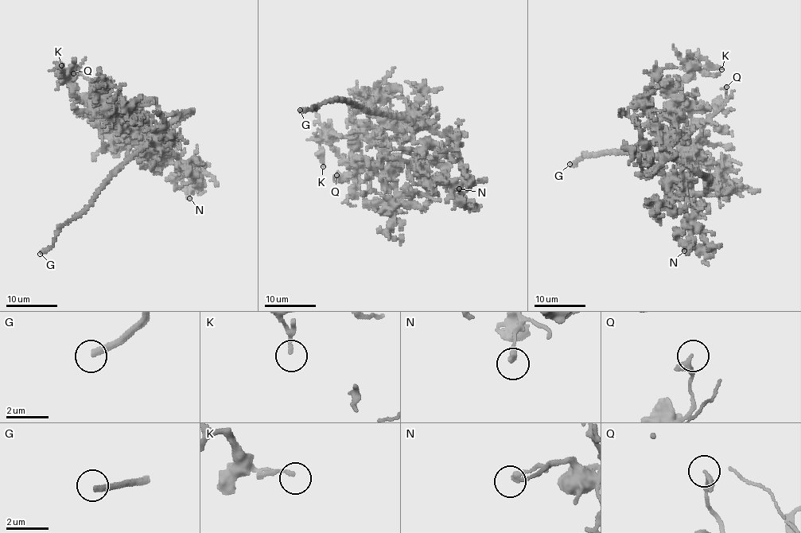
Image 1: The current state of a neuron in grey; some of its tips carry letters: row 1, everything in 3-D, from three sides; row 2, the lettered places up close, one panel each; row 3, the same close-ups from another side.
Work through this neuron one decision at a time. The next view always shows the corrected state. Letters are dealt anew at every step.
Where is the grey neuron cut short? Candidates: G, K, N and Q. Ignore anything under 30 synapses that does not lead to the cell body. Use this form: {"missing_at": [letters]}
{"missing_at": ["G"]}

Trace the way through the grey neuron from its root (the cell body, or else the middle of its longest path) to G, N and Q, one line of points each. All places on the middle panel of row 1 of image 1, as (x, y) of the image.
G: (452, 158), (453, 145), (444, 136), (400, 118), (378, 114), (340, 100), (329, 100), (317, 108), (300, 110)
N: (452, 158), (449, 168), (434, 180), (415, 176), (412, 180), (447, 181), (461, 204), (459, 188)
Q: (452, 158), (438, 166), (393, 157), (395, 167), (379, 173), (351, 155), (347, 177), (336, 175)

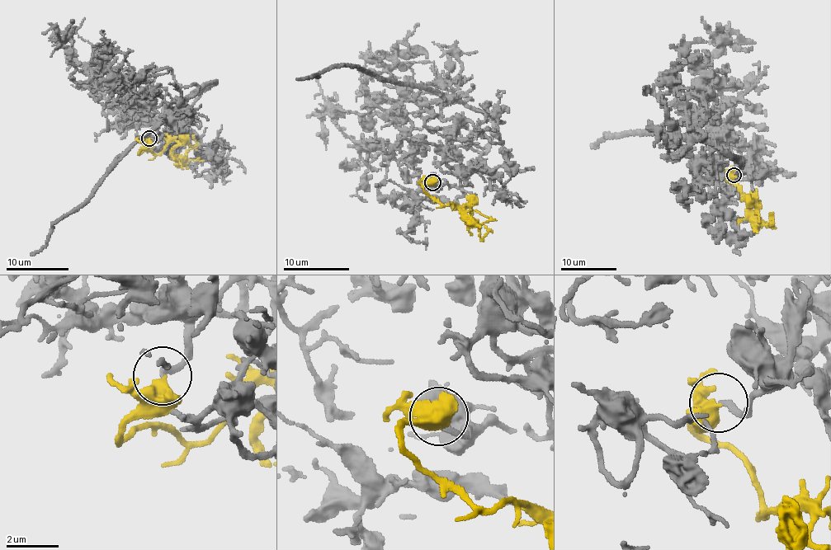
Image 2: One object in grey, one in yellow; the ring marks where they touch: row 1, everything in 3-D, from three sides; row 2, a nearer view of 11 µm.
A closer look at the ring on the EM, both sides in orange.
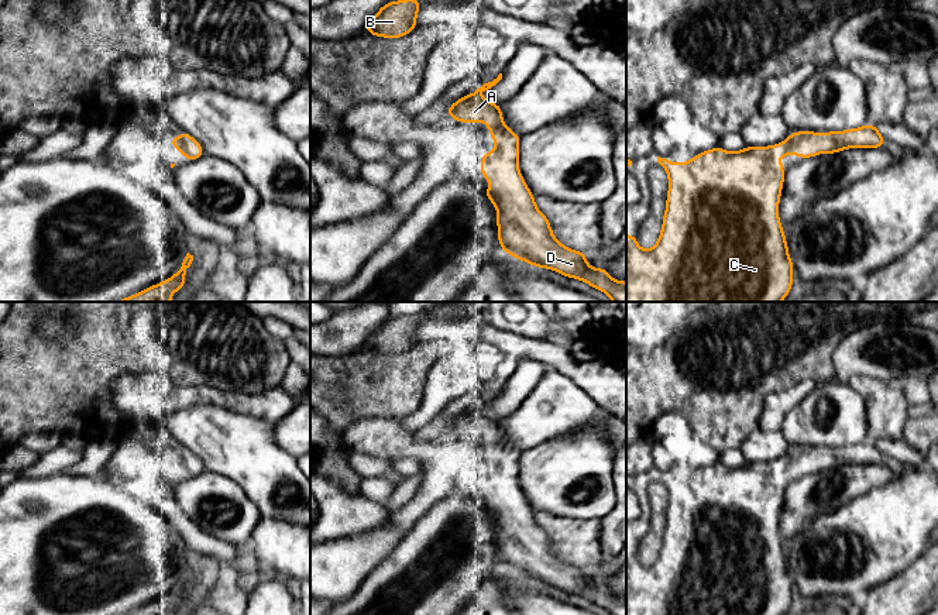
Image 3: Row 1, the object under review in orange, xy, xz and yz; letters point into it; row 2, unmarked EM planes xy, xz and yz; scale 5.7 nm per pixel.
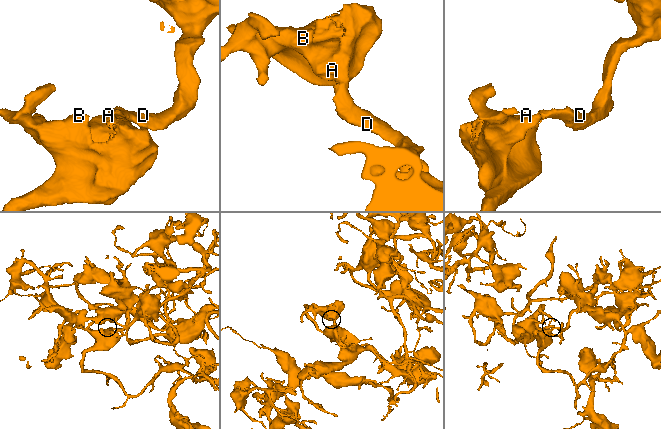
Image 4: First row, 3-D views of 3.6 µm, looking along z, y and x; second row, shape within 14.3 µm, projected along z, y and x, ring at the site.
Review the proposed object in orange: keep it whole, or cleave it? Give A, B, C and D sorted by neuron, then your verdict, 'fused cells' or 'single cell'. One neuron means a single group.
A B C D; single cell

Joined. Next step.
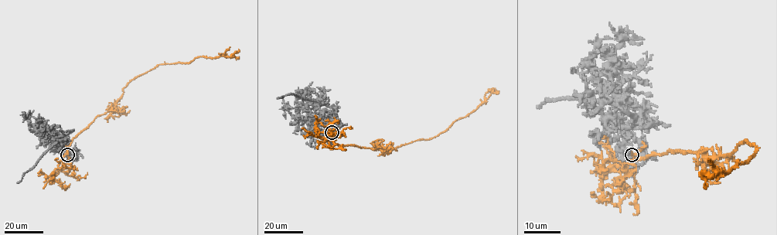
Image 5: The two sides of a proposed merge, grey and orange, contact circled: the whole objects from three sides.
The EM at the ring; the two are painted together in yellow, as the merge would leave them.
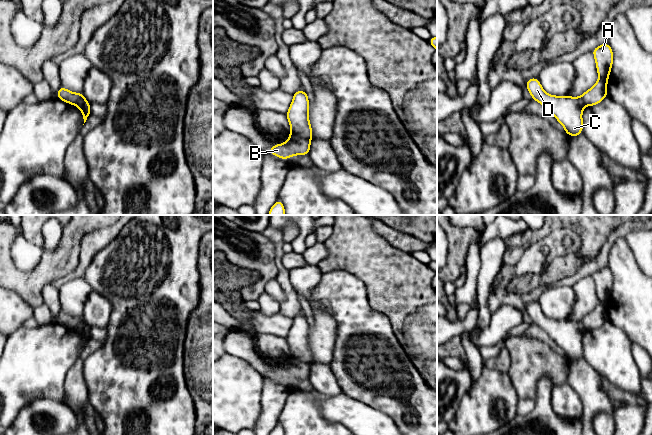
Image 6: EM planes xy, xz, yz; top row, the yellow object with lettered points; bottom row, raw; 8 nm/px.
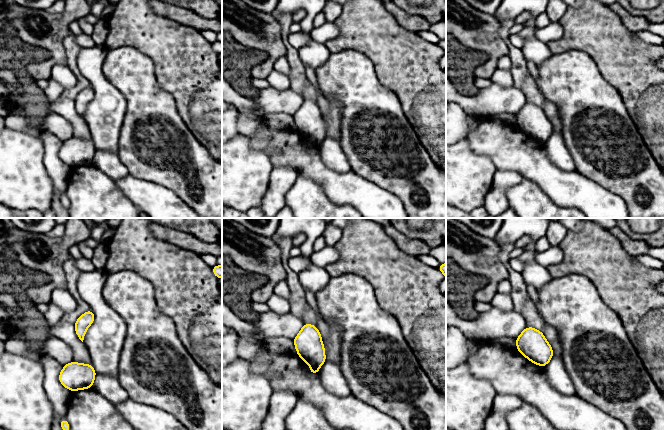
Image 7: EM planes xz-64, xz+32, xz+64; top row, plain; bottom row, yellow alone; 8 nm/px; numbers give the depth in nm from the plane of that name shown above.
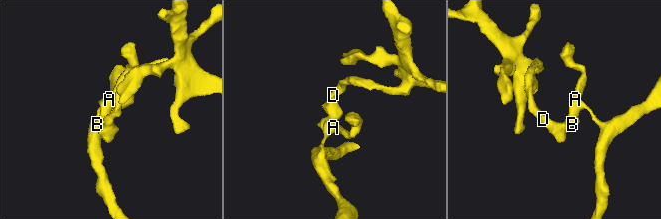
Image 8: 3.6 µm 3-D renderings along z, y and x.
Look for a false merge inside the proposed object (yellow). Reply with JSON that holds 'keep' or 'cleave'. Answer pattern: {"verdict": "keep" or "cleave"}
{"verdict": "cleave"}

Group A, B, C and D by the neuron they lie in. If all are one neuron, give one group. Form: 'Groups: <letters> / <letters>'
Groups: A B / C D

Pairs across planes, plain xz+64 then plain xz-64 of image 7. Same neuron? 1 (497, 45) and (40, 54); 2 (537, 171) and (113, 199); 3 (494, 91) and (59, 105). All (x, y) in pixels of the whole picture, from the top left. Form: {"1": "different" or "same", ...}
{"1": "different", "2": "different", "3": "same"}

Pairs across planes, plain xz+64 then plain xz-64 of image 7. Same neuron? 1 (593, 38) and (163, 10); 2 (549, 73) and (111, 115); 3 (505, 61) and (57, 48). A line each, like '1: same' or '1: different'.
1: different
2: different
3: different

